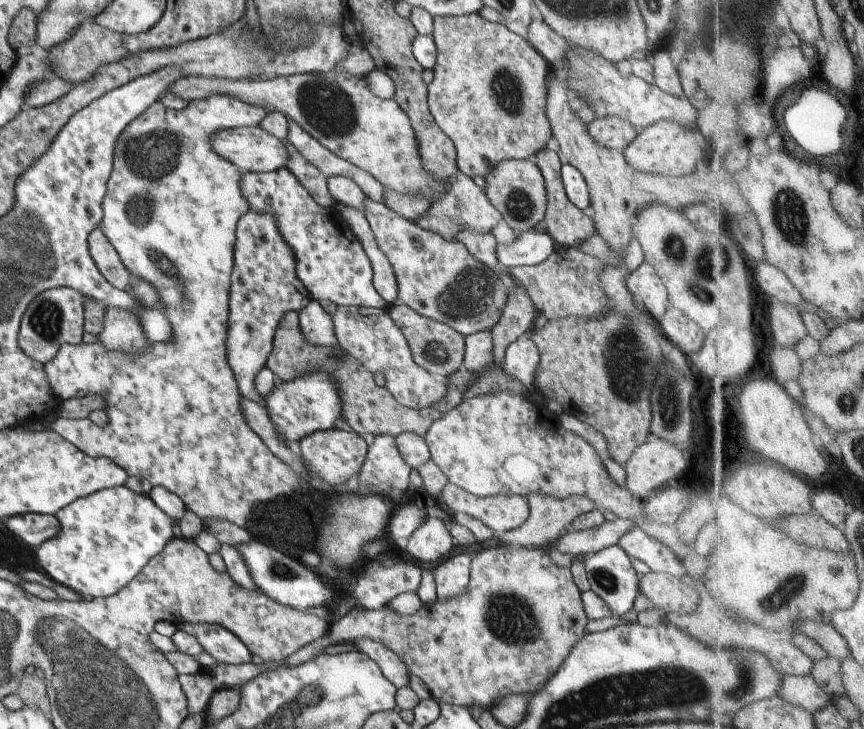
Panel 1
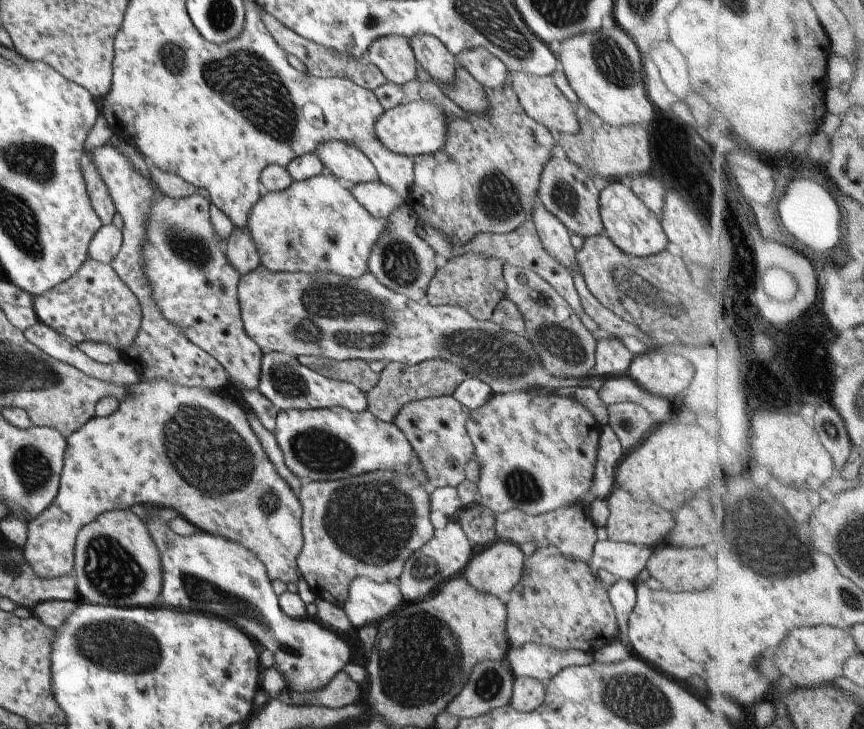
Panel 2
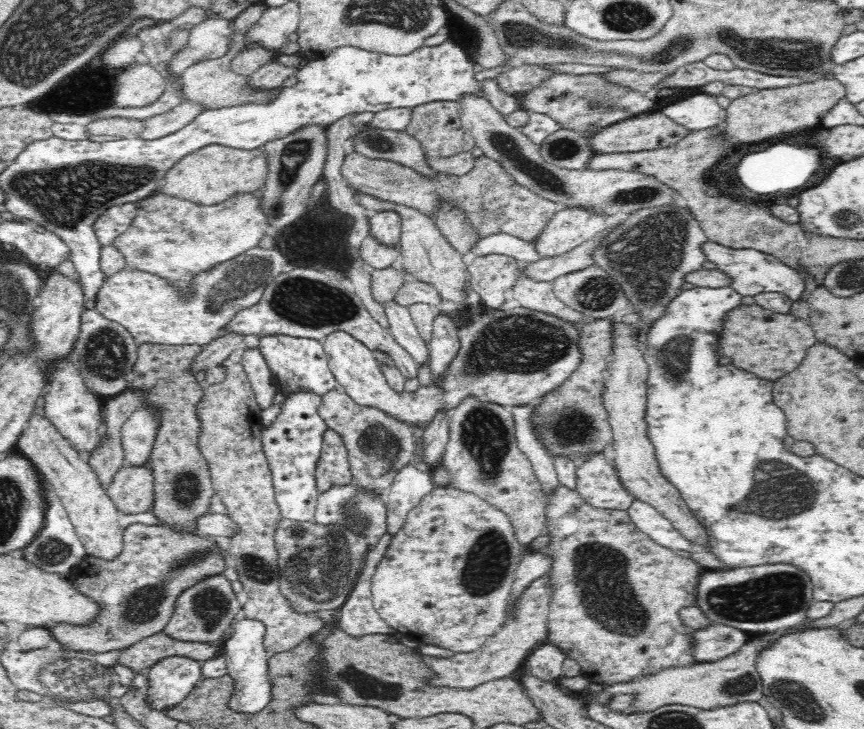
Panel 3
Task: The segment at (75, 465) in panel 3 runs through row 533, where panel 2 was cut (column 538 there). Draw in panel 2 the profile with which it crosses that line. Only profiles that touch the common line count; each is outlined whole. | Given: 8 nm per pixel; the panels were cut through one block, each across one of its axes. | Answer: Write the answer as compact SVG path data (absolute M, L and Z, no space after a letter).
M512 72L509 73L508 82L517 96L521 110L531 120L554 133L555 137L557 133L561 134L561 132L563 134L575 134L575 132L579 132L579 122L575 118L574 106L559 92L550 76L531 76L527 72Z

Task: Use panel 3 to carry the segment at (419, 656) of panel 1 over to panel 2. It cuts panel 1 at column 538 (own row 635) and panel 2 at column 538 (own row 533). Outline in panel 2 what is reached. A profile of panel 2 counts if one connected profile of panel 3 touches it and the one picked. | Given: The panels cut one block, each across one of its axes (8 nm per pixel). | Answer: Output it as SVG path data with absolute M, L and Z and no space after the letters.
M553 545L537 547L523 561L523 572L517 586L511 589L504 604L505 636L508 648L521 648L523 644L545 644L555 650L581 650L594 653L600 646L612 642L617 634L614 610L607 598L601 580L591 574L589 564L563 556Z

